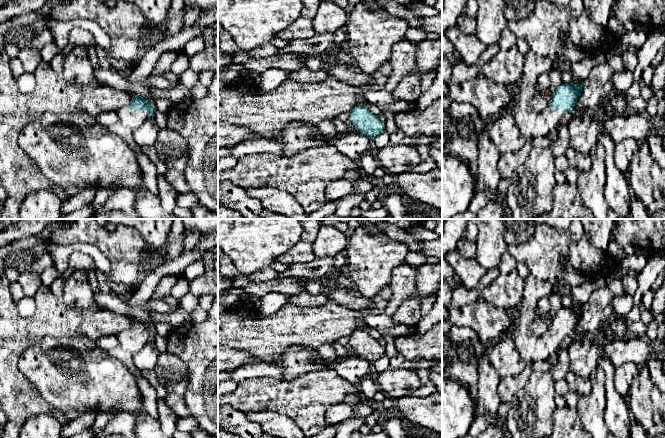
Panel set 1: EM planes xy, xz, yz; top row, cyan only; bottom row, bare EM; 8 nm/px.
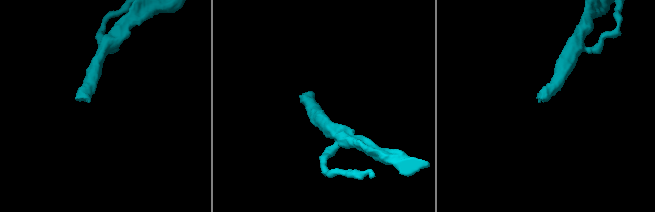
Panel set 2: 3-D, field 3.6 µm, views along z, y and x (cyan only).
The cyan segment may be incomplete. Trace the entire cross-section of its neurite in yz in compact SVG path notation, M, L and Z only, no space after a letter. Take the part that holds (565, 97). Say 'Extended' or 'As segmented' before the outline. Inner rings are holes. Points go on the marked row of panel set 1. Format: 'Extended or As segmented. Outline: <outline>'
Extended. Outline: M532 50L525 55L517 96L508 109L525 140L547 136L558 126L563 114L575 106L581 94L583 80L578 87L574 82L562 84L552 93L549 106L536 112L531 106L531 101L537 91L538 78L543 74L549 74L552 67L553 60L549 57L537 55Z

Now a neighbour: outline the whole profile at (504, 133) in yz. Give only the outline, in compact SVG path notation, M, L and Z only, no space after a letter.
M509 111L493 119L487 132L499 154L505 152L516 153L526 143L526 140L520 134L513 115Z

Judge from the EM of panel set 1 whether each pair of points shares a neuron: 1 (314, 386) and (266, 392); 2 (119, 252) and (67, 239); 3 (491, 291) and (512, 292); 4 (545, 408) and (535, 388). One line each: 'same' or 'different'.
1: same
2: same
3: same
4: same

